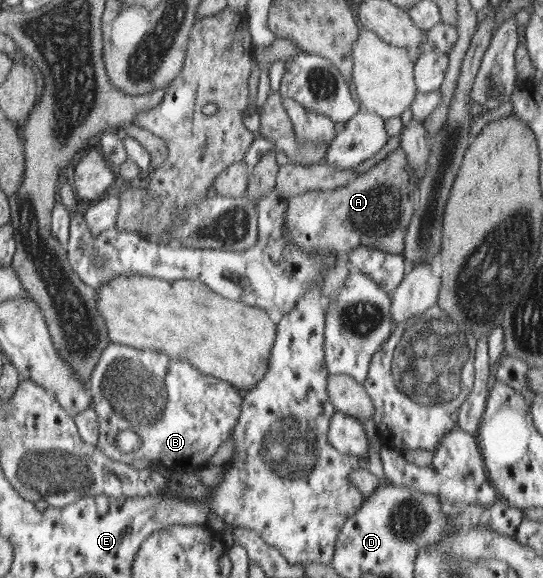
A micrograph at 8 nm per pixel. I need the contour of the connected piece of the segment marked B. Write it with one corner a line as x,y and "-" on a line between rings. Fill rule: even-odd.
111,344
105,347
100,363
92,373
89,391
98,419
99,440
97,448
109,456
107,443
113,445
115,435
121,429
138,433
143,445
140,447
143,459
165,465
168,469
198,469
209,463
217,447
227,441
236,429
241,415
241,395
232,384
215,376
204,375
193,367
191,361
172,358
164,352

